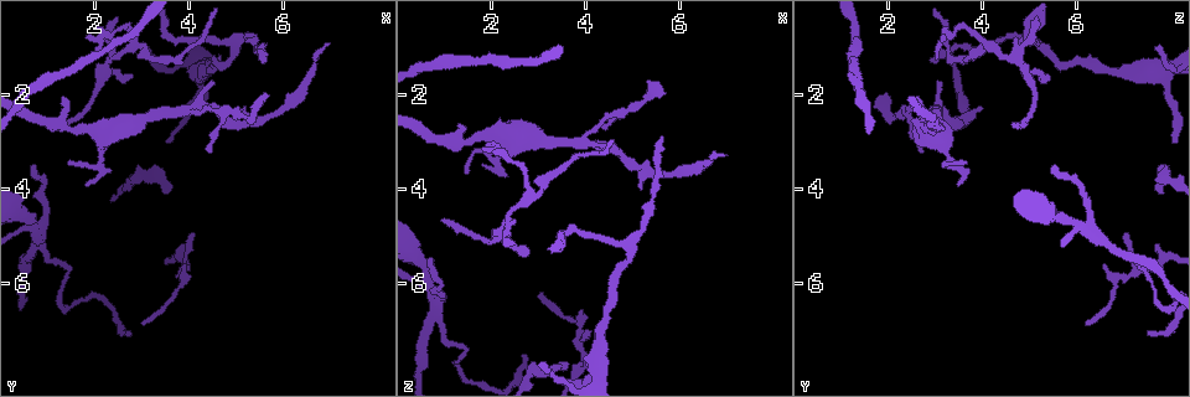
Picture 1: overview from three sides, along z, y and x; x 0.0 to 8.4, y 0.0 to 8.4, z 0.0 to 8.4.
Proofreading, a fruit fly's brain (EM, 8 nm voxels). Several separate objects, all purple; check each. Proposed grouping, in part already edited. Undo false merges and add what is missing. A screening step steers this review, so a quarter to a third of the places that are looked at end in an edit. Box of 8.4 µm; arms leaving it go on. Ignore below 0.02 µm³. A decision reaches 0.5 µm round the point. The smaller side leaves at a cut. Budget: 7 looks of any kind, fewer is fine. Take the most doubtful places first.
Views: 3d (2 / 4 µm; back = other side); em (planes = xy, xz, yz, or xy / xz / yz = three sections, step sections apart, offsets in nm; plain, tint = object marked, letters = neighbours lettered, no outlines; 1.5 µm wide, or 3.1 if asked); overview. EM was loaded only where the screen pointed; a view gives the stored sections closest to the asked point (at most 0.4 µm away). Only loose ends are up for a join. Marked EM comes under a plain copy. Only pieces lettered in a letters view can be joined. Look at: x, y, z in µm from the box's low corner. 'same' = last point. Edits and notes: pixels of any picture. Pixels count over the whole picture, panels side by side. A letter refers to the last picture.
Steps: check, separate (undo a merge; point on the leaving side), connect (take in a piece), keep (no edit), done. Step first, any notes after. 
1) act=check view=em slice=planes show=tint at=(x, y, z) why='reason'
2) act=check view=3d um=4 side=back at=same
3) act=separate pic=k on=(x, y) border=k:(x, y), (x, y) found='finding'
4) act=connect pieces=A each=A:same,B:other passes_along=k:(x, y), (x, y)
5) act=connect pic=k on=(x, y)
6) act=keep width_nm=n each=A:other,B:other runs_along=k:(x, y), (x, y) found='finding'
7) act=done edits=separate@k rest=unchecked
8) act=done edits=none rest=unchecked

act=check view=3d um=2 at=(0.80, 5.25, 6.65) why='two arms in line, one across'

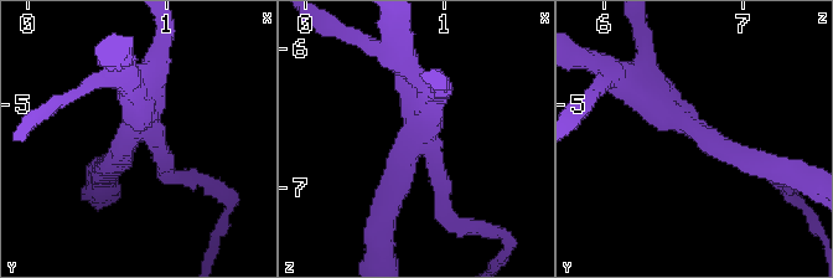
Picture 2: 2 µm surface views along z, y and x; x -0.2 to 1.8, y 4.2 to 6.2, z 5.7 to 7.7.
act=check view=em slice=xz step=8 show=tint at=(0.78, 5.20, 6.70) arms=3

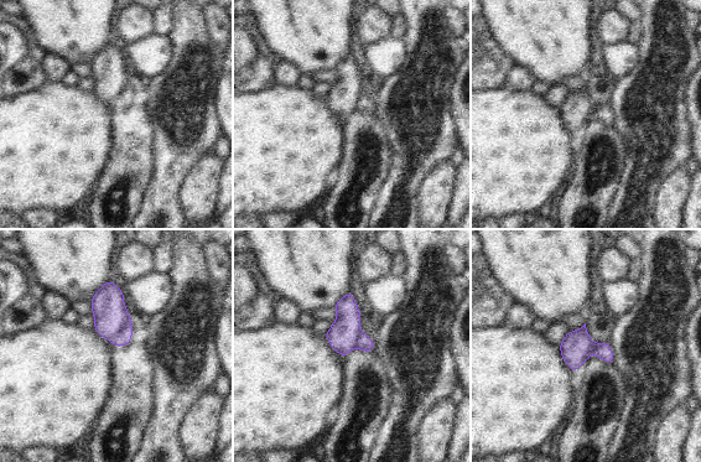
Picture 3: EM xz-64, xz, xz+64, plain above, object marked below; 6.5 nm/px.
act=check view=em slice=planes show=letters at=same why='another direction'

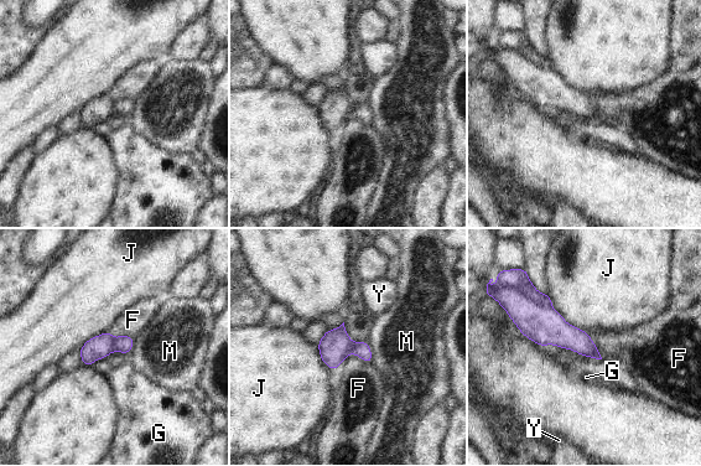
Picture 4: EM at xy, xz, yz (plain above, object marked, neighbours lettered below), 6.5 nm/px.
act=separate pic=4 on=(518, 279) width_nm=150 each=F:other,G:other,J:other,M:other,Y:other border=4:(520, 291), (529, 299), (551, 307) found='a second neuron is stuck on'

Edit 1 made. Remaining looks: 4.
act=check view=em slice=planes show=letters at=(1.75, 3.95, 3.50) why='an open end'

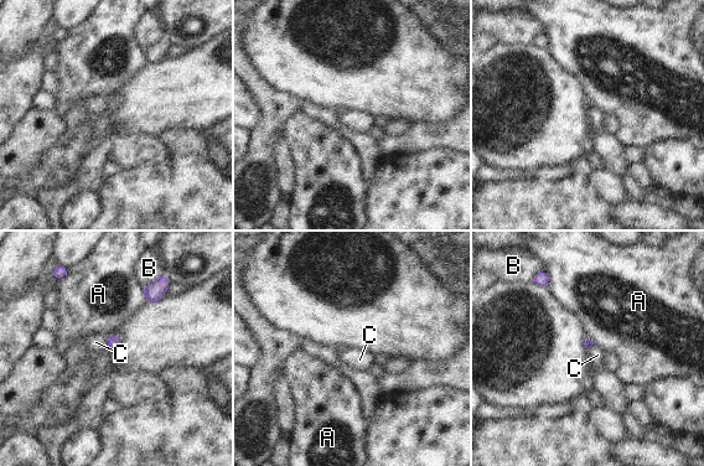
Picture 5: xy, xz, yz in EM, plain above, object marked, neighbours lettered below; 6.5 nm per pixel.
act=keep each=A:other,B:other,C:other border=5:(105, 341), (107, 346) found='no lettered piece goes on from it'

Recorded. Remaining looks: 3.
act=check view=em slice=planes show=letters at=(5.65, 1.30, 2.90) why='thin end'

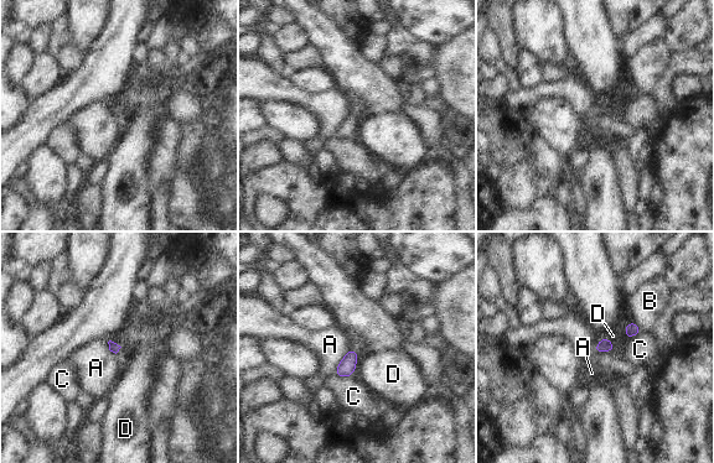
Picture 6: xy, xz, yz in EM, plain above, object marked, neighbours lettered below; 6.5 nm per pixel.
act=keep each=A:other,B:other,C:other,D:other border=6:(352, 348), (339, 363), (334, 374) found='no lettered piece goes on from it'

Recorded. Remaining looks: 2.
act=done edits=separate@4 rest=unchecked

